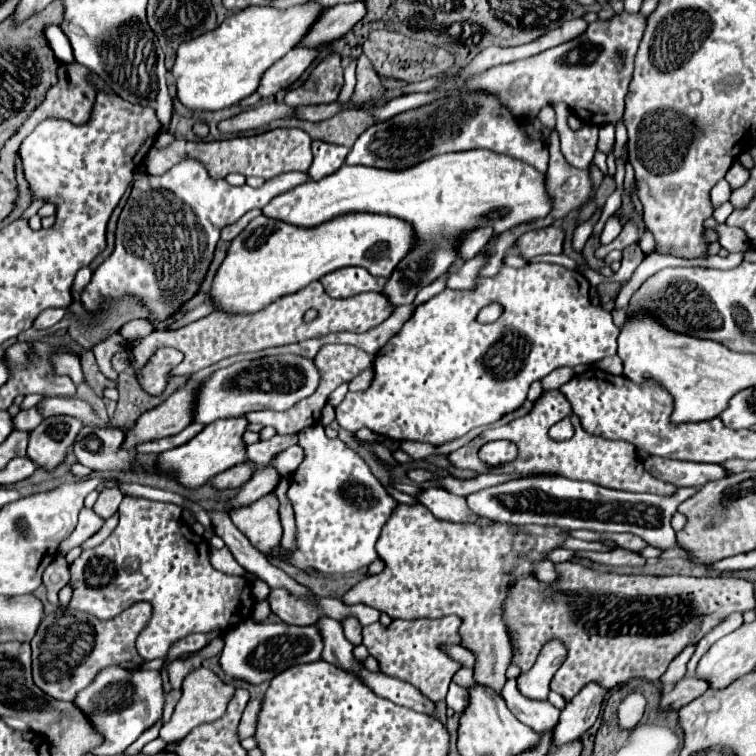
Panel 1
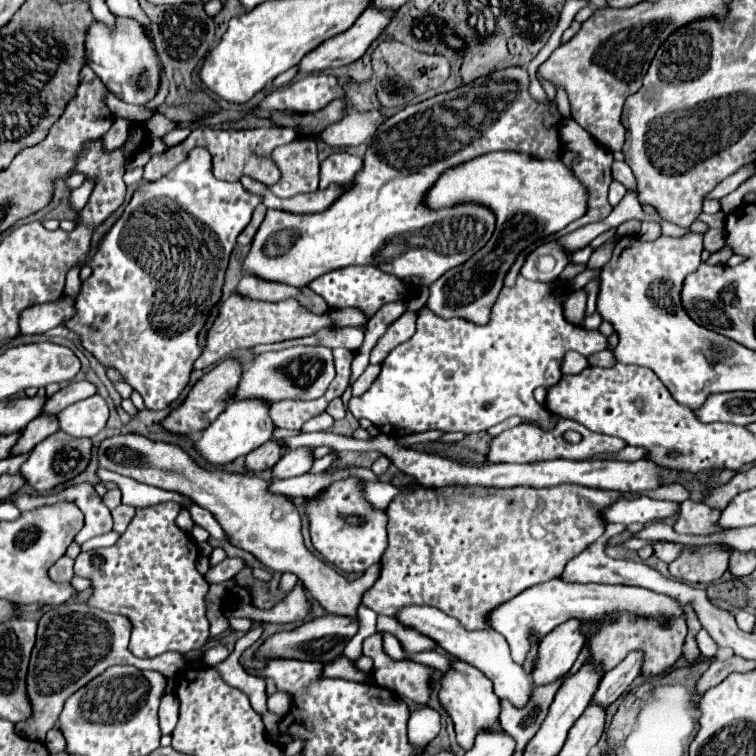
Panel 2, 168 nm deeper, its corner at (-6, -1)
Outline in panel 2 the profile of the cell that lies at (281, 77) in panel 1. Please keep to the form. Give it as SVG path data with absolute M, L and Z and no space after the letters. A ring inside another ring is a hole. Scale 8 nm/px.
M378 7L366 9L366 13L362 13L360 21L356 21L356 27L348 29L348 33L342 33L340 37L328 39L324 45L320 45L312 53L308 53L308 57L304 57L304 61L300 61L300 71L312 73L312 71L324 71L324 69L334 69L334 67L344 67L344 65L354 63L382 35L382 31L390 25L390 21L394 17L396 17L396 9L378 9Z

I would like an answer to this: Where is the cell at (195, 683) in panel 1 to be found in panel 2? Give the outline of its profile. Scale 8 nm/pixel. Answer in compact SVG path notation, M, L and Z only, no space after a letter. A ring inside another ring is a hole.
M166 693L160 703L160 729L164 735L172 735L178 723L178 701L174 695Z

